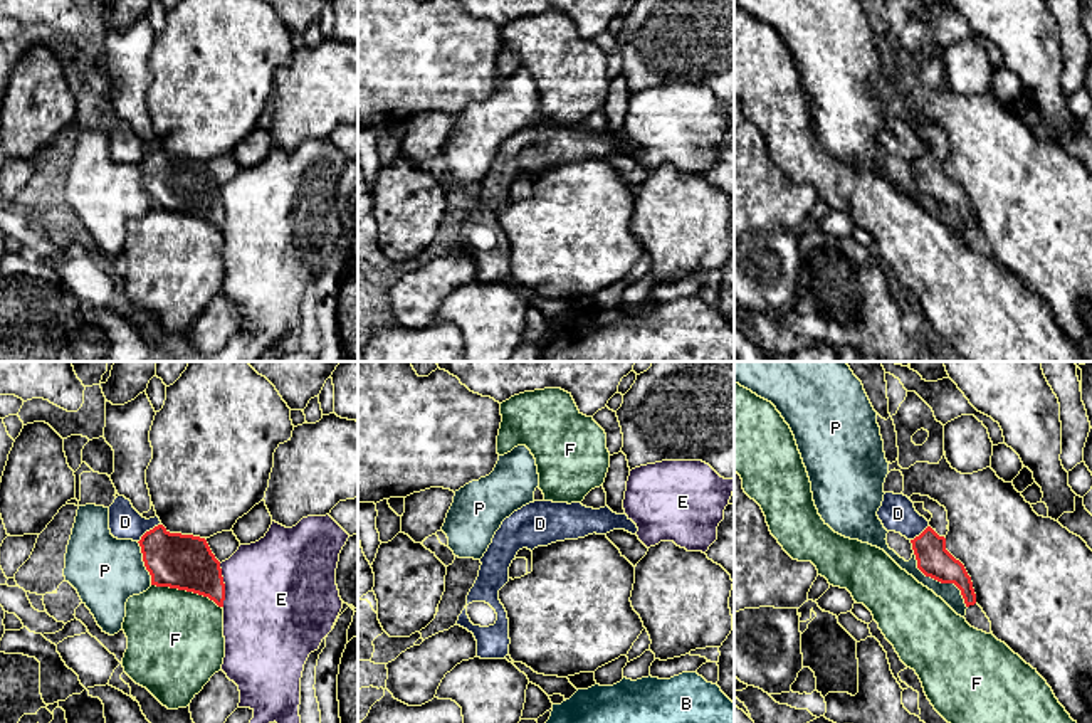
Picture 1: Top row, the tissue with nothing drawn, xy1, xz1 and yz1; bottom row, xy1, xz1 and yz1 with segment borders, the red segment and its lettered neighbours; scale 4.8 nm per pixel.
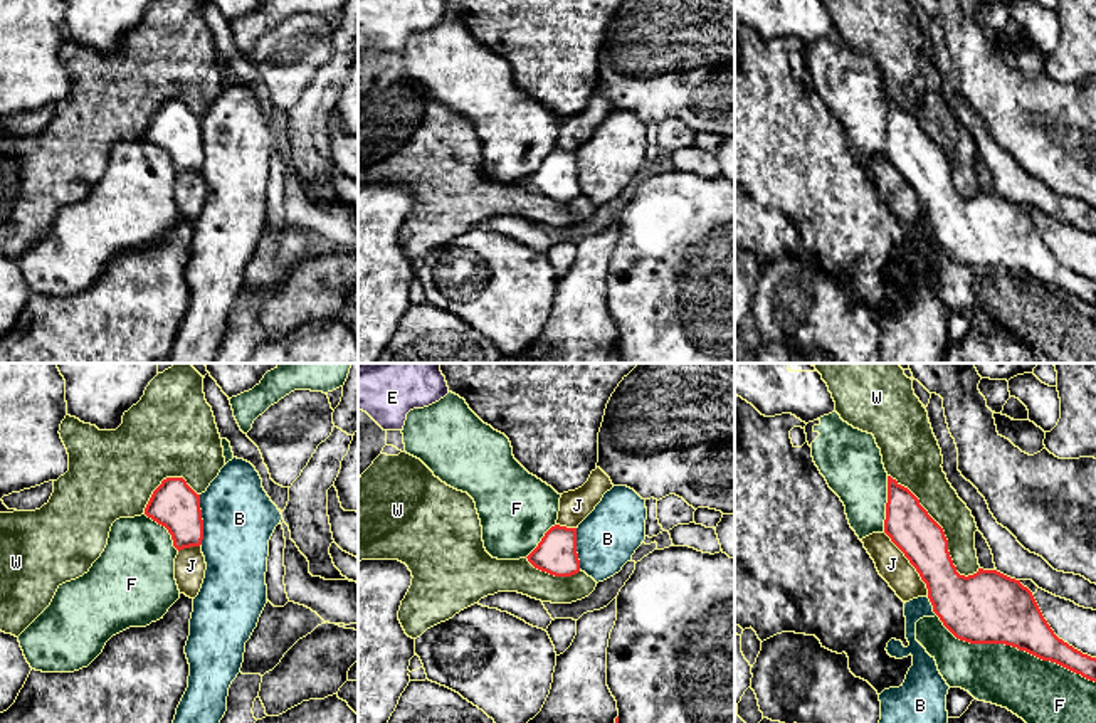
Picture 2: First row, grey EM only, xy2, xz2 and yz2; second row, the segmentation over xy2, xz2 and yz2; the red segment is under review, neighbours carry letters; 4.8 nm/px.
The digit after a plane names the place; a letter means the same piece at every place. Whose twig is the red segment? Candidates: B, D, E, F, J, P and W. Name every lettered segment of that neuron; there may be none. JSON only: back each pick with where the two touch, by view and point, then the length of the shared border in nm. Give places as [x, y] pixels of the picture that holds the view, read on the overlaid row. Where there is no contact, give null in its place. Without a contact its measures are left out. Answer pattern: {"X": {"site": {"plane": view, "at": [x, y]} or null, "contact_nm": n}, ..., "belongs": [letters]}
{"belongs": []}

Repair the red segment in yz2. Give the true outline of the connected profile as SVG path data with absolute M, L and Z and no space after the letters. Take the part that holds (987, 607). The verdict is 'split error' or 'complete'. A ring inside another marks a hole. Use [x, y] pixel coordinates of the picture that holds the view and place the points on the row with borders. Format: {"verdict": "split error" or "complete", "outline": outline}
{"verdict": "complete", "outline": "M888 476L884 533L926 583L933 612L960 641L1005 644L1096 683L1096 657L1059 639L1032 592L997 570L960 575L943 528L919 499Z"}

